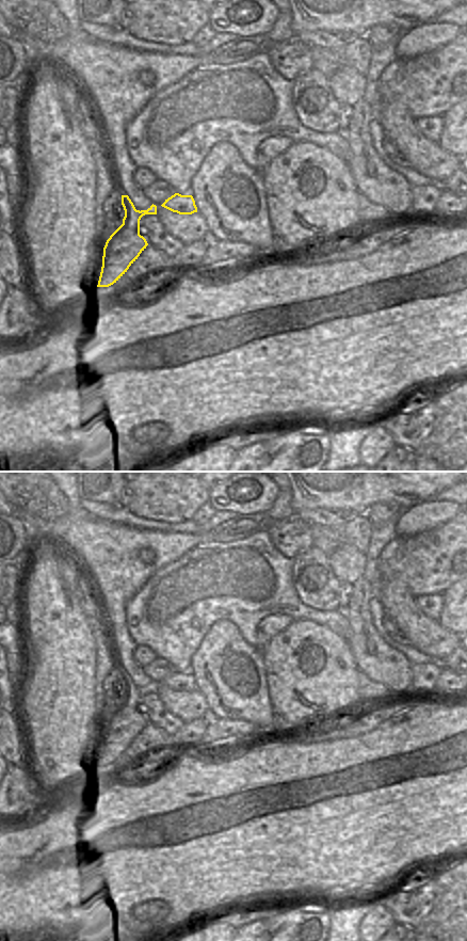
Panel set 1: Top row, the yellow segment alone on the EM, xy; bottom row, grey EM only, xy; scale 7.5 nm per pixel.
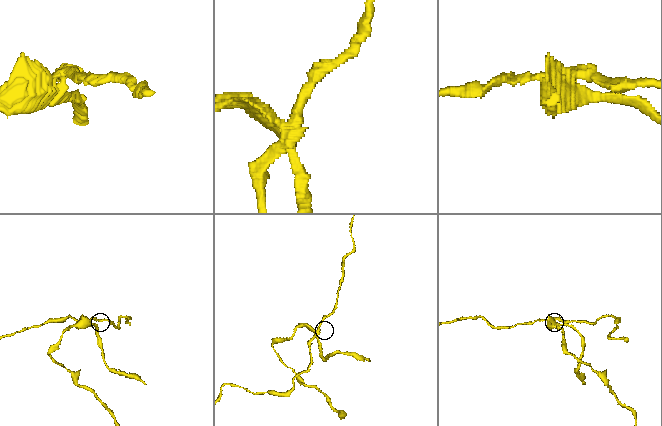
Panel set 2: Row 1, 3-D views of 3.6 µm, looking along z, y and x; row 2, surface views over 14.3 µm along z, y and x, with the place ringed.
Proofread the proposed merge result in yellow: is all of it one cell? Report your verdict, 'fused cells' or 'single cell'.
fused cells

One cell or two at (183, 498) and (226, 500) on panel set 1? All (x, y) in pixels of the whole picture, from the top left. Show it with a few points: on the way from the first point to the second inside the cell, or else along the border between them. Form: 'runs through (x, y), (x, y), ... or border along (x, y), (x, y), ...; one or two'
border along (212, 488), (209, 494), (209, 501); two

